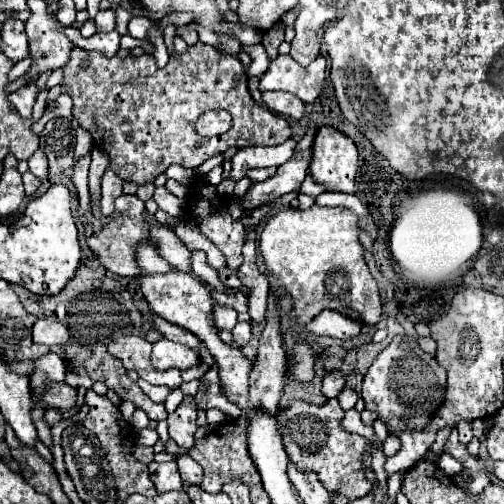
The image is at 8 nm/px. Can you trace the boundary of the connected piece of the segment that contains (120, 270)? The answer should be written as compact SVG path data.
M120 195L116 199L116 211L112 215L112 221L98 235L92 235L88 239L88 247L108 271L136 279L144 273L136 263L136 251L140 243L146 243L150 239L150 227L146 225L142 213L144 213L144 203L138 201L136 195Z

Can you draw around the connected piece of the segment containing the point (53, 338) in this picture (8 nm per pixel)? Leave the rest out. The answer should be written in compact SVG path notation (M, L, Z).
M38 319L32 327L32 337L34 337L34 343L42 343L50 347L50 345L64 345L70 339L70 333L58 321Z

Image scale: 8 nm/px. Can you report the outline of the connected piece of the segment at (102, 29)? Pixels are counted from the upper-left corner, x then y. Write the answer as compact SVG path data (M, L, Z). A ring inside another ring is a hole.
M100 9L94 21L96 21L98 33L108 33L116 27L116 13L112 9Z

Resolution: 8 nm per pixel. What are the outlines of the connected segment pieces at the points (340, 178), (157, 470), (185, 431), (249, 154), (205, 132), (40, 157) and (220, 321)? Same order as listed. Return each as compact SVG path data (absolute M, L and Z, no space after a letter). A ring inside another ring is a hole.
M324 125L318 129L312 145L310 173L330 191L354 193L358 169L358 151L354 141L338 129Z
M150 463L150 479L156 485L158 493L168 493L174 489L182 489L182 479L176 463Z
M184 397L182 405L168 415L168 435L170 439L184 451L194 447L194 433L196 433L196 401L194 397Z
M288 139L282 145L276 147L246 147L240 149L234 157L232 157L232 171L230 171L230 179L240 181L248 169L252 167L270 167L270 165L282 165L286 163L296 149L296 141Z
M222 109L206 111L206 113L200 115L200 119L196 121L196 133L202 135L202 137L224 135L230 127L232 127L232 117L230 117L228 111L222 111Z
M38 149L30 159L28 159L28 165L30 165L30 171L40 179L44 181L48 177L48 161L46 161L46 155Z
M216 303L212 317L218 329L232 329L236 325L236 311L232 307L222 307Z

